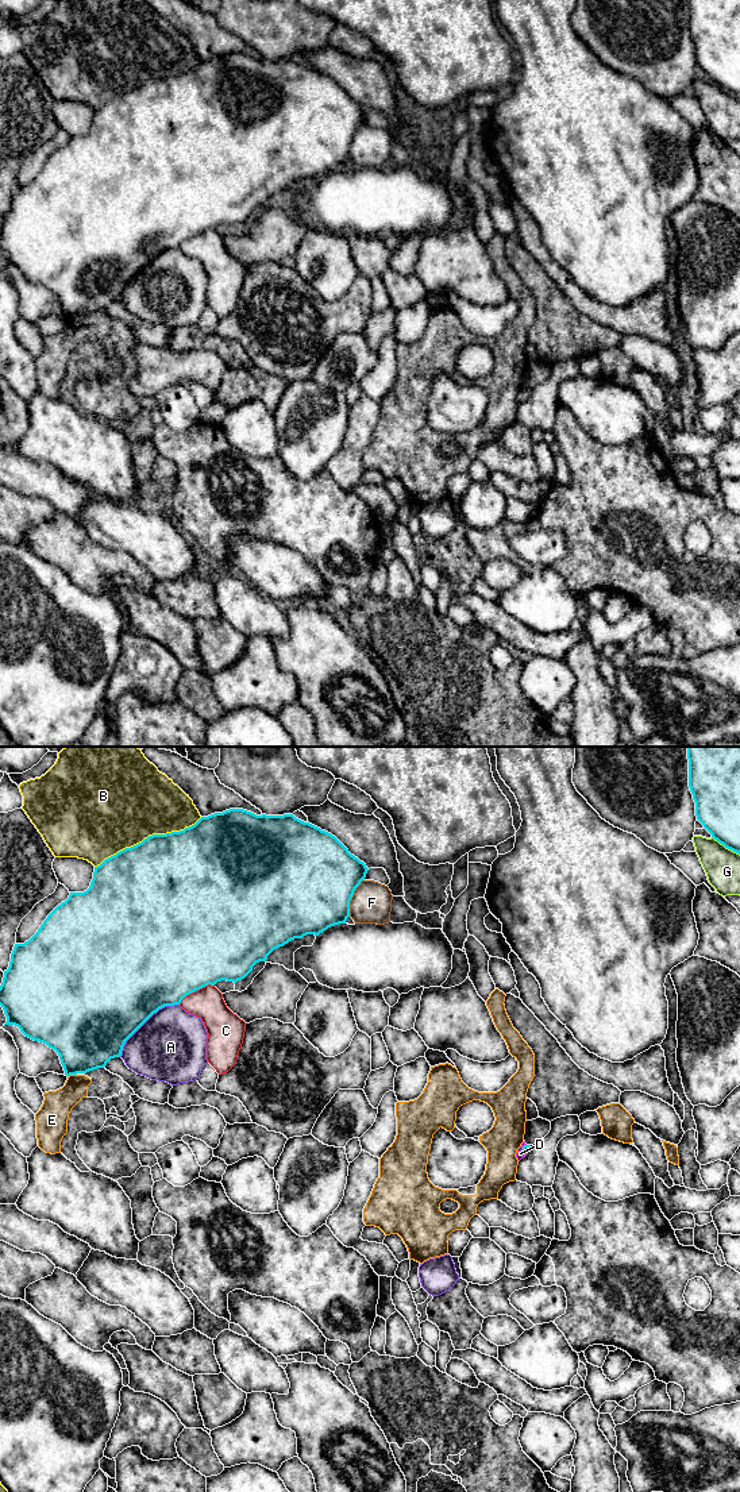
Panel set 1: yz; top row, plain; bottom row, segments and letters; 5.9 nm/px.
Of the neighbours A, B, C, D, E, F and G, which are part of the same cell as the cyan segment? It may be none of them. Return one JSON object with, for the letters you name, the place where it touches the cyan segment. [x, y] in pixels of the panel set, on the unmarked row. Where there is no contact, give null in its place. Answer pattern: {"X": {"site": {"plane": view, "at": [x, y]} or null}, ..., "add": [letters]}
{"D": {"site": {"plane": "yz", "at": [523, 392]}}, "add": ["D"]}

